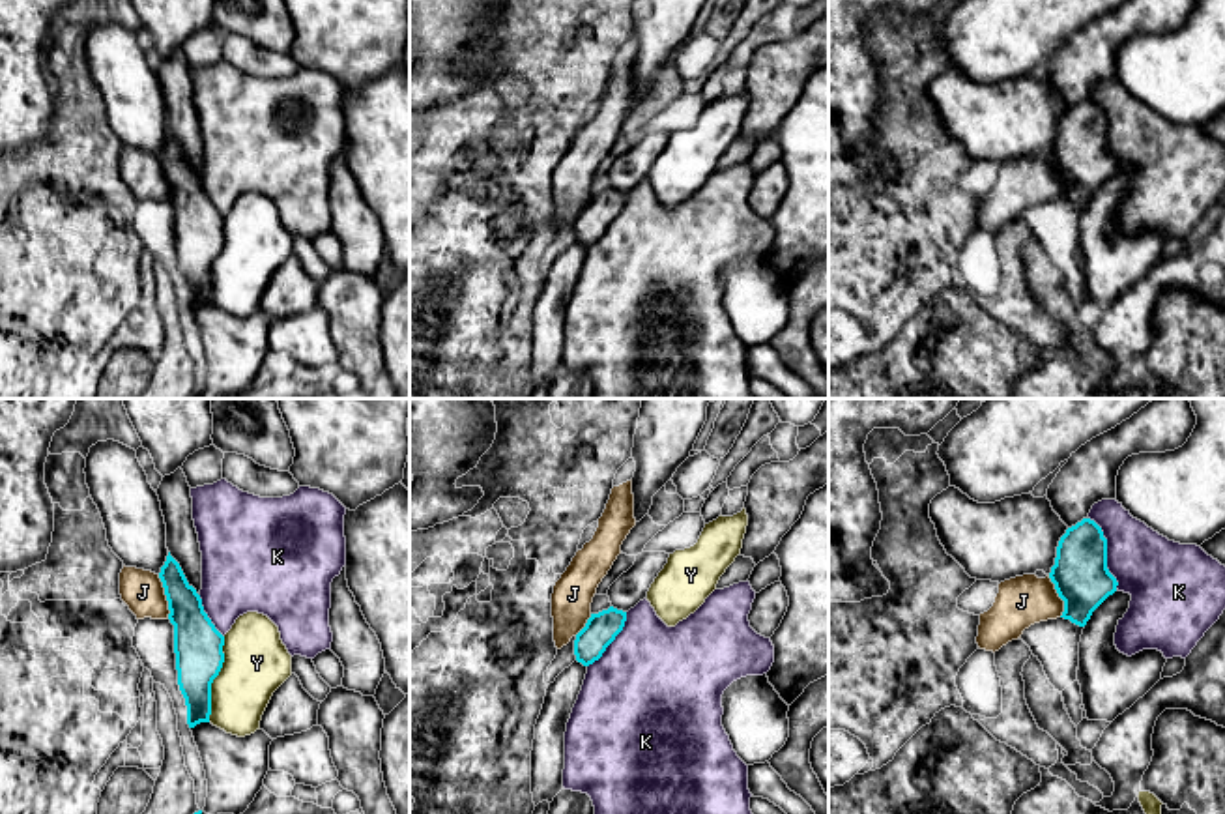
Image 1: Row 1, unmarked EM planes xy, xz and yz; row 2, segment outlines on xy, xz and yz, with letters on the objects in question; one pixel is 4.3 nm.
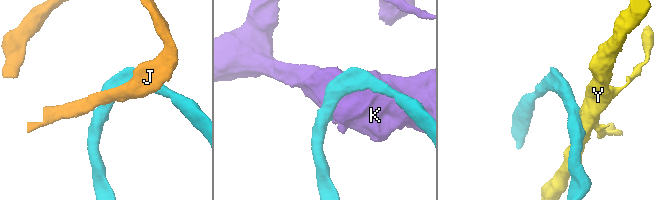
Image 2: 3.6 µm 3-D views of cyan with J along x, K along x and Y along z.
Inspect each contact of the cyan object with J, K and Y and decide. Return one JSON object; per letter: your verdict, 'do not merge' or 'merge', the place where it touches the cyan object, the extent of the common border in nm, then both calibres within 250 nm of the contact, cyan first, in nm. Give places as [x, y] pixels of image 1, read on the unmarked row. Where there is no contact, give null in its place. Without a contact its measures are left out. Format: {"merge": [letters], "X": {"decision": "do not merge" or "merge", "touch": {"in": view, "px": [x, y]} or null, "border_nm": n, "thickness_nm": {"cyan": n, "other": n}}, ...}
{"merge": [], "J": {"decision": "do not merge", "touch": {"in": "xy", "px": [167, 178]}, "border_nm": 200, "thickness_nm": {"cyan": 200, "other": 180}}, "K": {"decision": "do not merge", "touch": {"in": "yz", "px": [1106, 133]}, "border_nm": 340, "thickness_nm": {"cyan": 240, "other": 300}}, "Y": {"decision": "do not merge", "touch": {"in": "xy", "px": [214, 259]}, "border_nm": 380, "thickness_nm": {"cyan": 200, "other": 280}}}

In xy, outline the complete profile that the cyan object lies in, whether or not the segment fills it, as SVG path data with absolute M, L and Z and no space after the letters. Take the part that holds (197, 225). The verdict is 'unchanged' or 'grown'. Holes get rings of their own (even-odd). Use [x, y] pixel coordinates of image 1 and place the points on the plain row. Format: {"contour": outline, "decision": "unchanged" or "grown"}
{"contour": "M170 133L159 159L168 182L168 200L174 206L178 266L187 286L187 305L195 309L209 303L211 264L224 243L224 217L204 193L200 176Z", "decision": "unchanged"}

